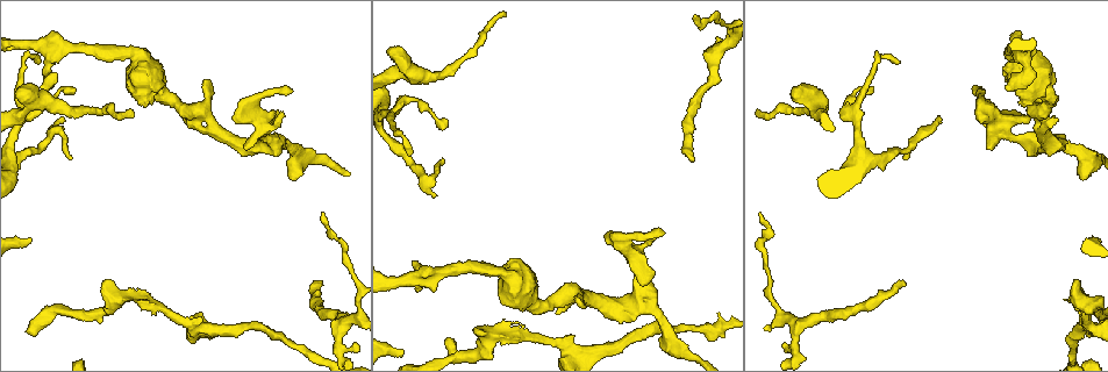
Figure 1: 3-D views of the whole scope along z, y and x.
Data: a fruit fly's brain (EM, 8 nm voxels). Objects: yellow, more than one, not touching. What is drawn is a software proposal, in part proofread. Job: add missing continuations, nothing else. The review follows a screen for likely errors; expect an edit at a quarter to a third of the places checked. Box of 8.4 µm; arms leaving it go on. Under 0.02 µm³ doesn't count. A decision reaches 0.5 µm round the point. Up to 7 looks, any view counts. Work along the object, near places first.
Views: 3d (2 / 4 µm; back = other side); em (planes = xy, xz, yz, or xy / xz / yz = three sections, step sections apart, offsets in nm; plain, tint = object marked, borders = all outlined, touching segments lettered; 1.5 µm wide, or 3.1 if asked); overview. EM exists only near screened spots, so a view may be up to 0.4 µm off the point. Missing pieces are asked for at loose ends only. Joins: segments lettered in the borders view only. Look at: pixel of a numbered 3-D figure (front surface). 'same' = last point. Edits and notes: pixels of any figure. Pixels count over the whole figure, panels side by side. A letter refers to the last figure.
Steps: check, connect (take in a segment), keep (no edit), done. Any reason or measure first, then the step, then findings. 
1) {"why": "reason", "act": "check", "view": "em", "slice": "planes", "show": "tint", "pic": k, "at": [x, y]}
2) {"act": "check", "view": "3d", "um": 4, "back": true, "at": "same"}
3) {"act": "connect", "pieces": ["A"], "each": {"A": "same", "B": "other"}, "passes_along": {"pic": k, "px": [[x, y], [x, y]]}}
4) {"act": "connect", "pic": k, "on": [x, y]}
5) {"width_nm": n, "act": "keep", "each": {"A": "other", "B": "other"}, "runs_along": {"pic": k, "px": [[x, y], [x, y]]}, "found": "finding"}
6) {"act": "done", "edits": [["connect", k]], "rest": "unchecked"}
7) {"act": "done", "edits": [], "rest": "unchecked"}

{"why": "free end", "act": "check", "view": "3d", "um": 2, "pic": 1, "at": [903, 283]}

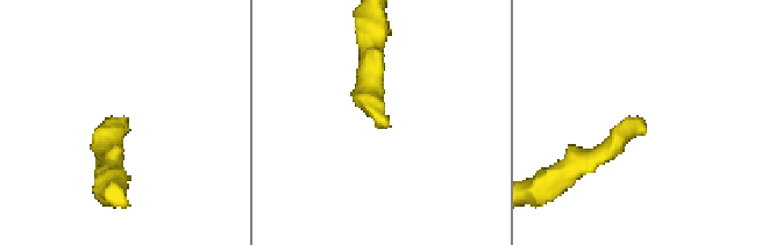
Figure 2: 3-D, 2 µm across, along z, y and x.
{"why": "shape alone is not enough", "act": "check", "view": "em", "slice": "planes", "show": "borders", "pic": 2, "at": [387, 126]}

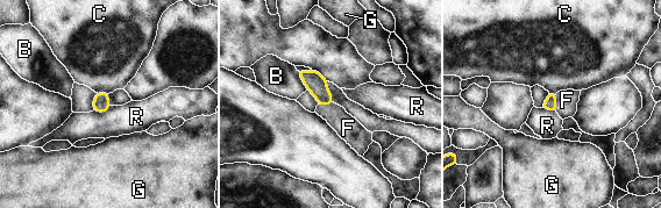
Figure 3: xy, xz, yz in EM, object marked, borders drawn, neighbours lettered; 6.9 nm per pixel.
{"act": "connect", "pieces": ["F"], "each": {"B": "other", "C": "other", "F": "same", "G": "other", "R": "other"}, "passes_along": {"pic": 3, "px": [[551, 101], [555, 102], [567, 100]]}, "found": "it goes on there"}

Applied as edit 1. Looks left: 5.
{"why": "branch stops here", "act": "check", "view": "3d", "um": 4, "pic": 1, "at": [282, 112]}

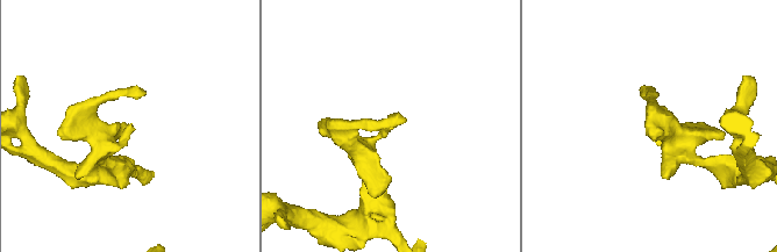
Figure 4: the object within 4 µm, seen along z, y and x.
{"act": "check", "view": "em", "slice": "xz", "step": 4, "show": "tint", "pic": 4, "at": [132, 123]}

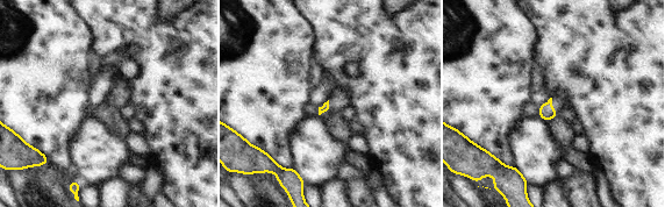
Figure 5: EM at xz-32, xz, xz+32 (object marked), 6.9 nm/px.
{"why": "cut it another way", "act": "check", "view": "em", "slice": "yz", "step": 8, "show": "borders", "at": "same"}

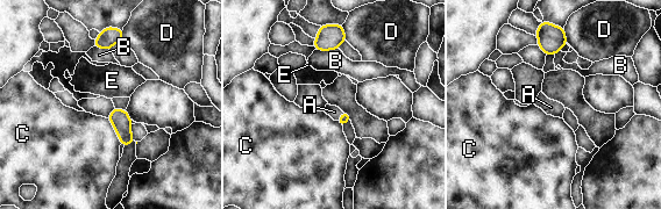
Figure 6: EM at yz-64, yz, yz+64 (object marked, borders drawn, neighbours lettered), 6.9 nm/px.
{"act": "connect", "pieces": ["A"], "each": {"A": "same", "B": "other", "C": "other", "D": "other", "E": "other"}, "passes_along": {"pic": 6, "px": [[345, 117], [341, 116], [334, 112]]}, "found": "it goes on there"}

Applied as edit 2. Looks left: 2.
{"act": "done", "edits": [["connect", 3], ["connect", 6]], "rest": "unchecked"}

